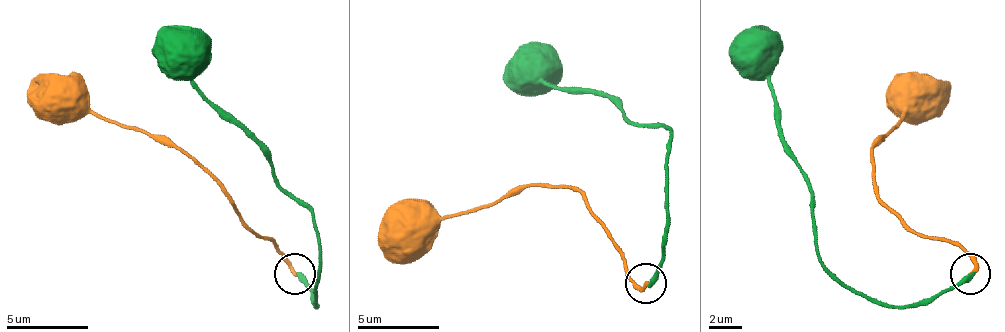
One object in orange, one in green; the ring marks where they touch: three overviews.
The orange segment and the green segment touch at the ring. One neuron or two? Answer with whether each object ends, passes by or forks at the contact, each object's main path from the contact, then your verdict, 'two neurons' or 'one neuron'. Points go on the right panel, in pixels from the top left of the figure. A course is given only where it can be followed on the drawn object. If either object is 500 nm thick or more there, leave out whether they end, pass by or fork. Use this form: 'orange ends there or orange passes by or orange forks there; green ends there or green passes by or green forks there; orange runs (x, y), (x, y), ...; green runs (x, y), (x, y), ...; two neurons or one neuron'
orange ends there; green ends there; orange runs (971, 275), (975, 263), (963, 250), (922, 238), (873, 181), (873, 148), (893, 128), (902, 103), (910, 103); green runs (971, 275), (926, 299), (881, 308), (820, 258), (812, 189), (783, 140), (771, 70), (758, 58), (754, 25); two neurons

